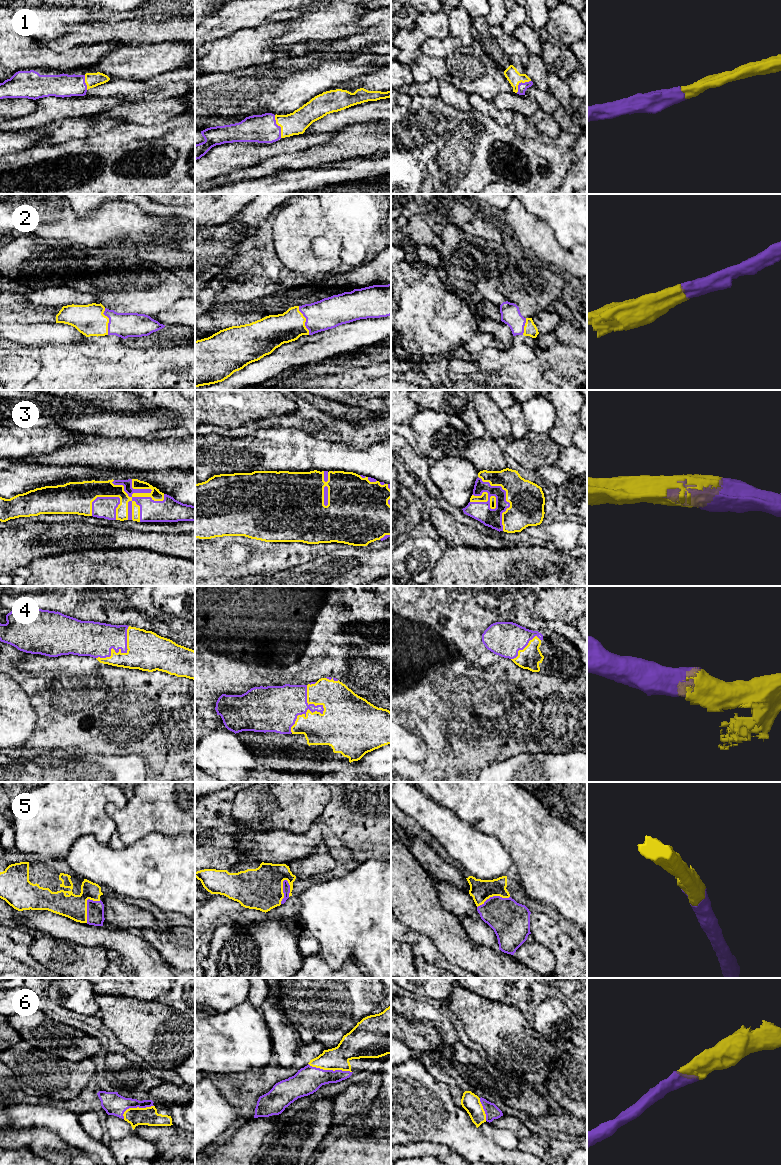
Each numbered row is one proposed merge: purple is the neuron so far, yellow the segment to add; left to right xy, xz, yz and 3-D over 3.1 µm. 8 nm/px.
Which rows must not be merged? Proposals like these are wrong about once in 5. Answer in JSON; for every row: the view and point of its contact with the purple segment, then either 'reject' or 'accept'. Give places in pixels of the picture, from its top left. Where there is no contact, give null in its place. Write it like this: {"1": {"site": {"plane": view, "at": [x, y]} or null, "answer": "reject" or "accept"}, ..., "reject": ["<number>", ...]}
{"1": {"site": {"plane": "xz", "at": [279, 126]}, "answer": "accept"}, "2": {"site": {"plane": "xz", "at": [306, 320]}, "answer": "accept"}, "3": {"site": {"plane": "xy", "at": [136, 497]}, "answer": "accept"}, "4": {"site": {"plane": "xz", "at": [320, 712]}, "answer": "accept"}, "5": {"site": {"plane": "xz", "at": [283, 891]}, "answer": "accept"}, "6": {"site": {"plane": "xz", "at": [330, 1070]}, "answer": "accept"}, "reject": []}

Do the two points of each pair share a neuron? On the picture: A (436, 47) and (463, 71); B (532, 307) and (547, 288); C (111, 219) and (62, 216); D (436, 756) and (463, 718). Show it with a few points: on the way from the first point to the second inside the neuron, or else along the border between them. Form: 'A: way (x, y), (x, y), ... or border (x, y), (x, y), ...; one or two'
A: border (461, 45), (444, 59); two
B: way (533, 302), (542, 293); one
C: way (99, 224), (74, 224); one
D: way (444, 747), (454, 727); one

